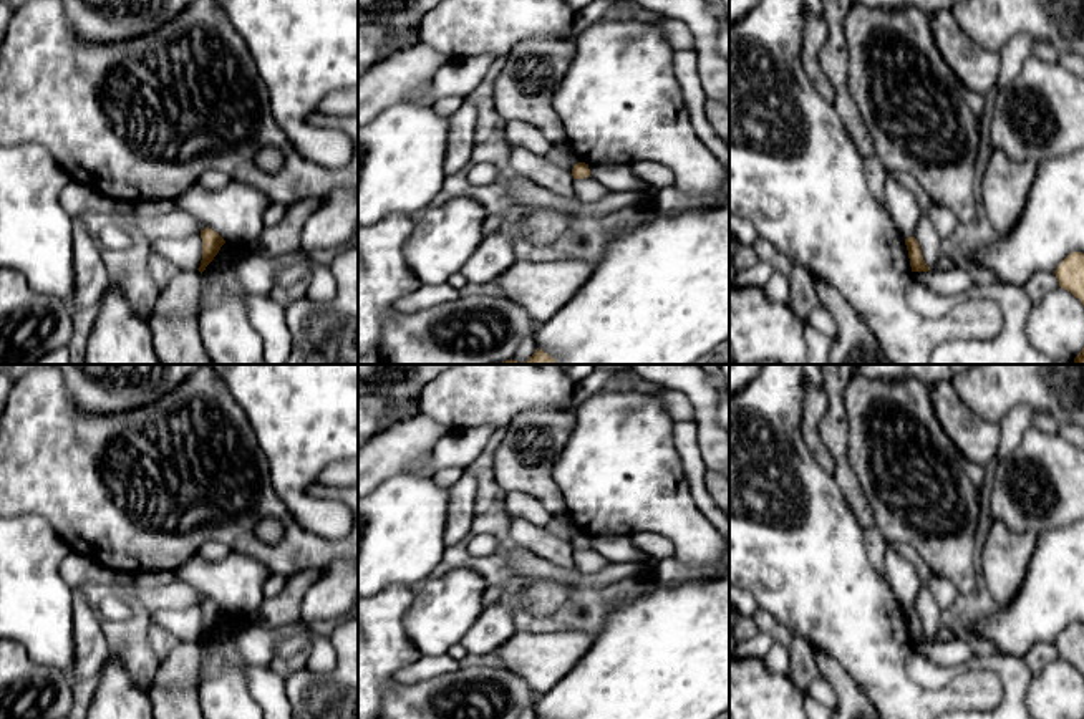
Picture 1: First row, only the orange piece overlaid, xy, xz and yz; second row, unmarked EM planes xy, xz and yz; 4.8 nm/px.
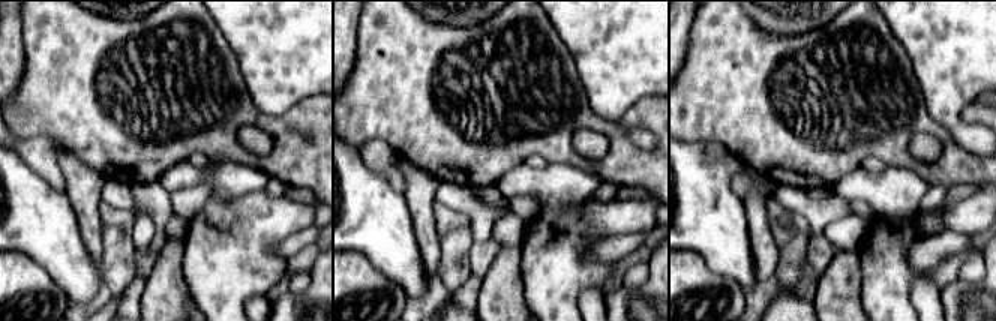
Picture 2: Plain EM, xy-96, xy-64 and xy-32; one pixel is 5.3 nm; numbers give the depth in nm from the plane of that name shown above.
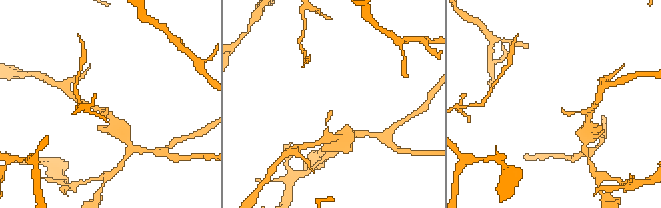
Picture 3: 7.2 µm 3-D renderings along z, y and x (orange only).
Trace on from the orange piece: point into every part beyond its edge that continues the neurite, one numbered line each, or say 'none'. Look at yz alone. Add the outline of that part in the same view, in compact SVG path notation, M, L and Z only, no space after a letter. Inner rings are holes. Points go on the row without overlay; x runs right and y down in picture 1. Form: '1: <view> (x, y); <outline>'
none

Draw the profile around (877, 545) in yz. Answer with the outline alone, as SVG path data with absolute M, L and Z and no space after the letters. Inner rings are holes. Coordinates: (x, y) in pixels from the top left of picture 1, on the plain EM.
M877 525L870 527L864 533L865 533L865 540L867 540L869 558L875 563L877 572L880 572L883 577L882 562L885 558L887 547L888 547L887 540Z

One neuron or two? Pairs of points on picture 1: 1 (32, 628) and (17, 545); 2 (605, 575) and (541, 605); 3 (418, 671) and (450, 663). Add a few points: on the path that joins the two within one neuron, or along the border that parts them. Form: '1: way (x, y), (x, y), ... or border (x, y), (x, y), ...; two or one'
1: way (32, 608), (17, 592), (17, 565); one
2: border (531, 579), (552, 579), (569, 587); two
3: way (426, 668), (441, 665); one

